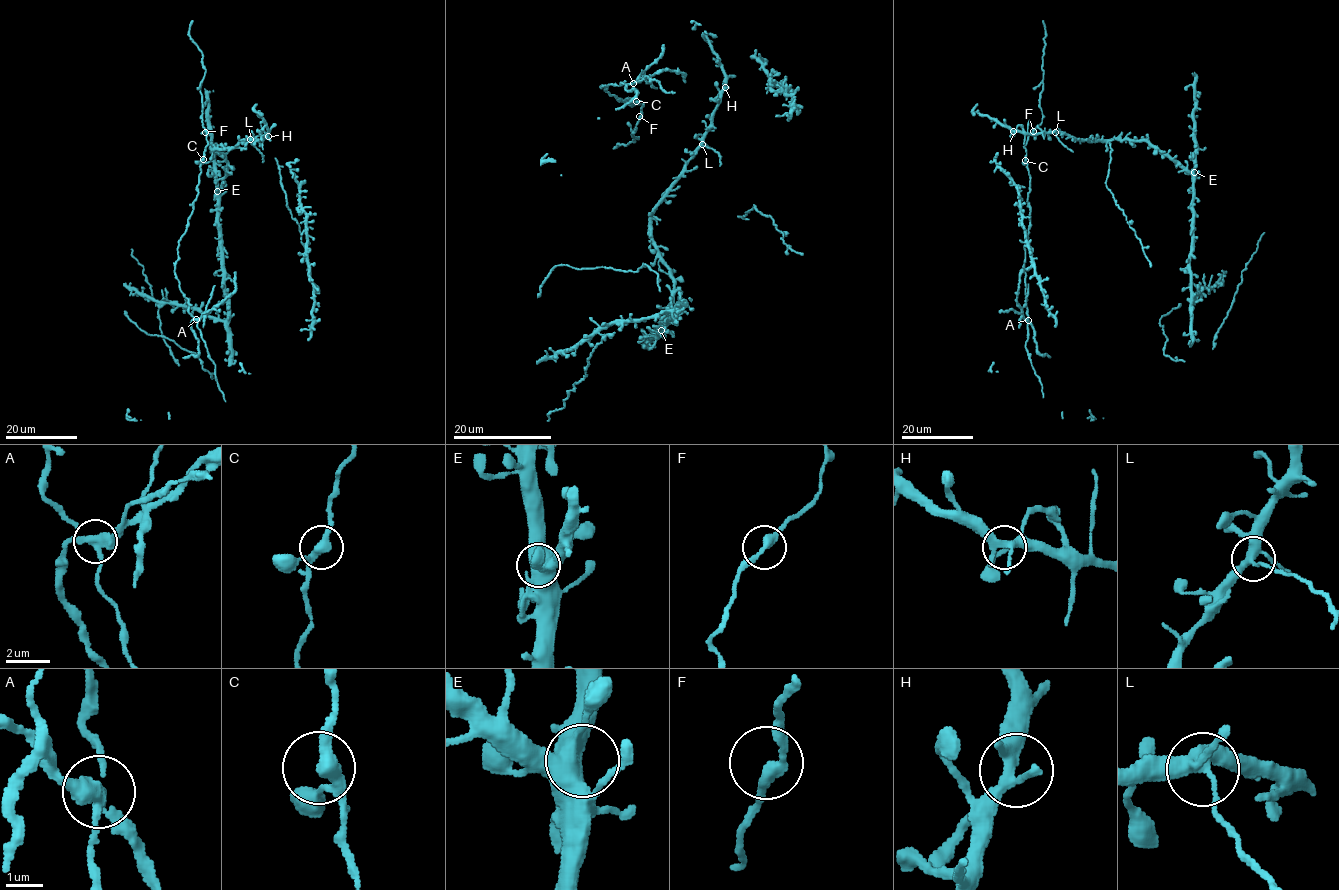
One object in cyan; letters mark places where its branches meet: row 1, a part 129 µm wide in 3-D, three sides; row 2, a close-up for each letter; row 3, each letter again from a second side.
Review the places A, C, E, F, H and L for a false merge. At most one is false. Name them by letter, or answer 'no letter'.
A

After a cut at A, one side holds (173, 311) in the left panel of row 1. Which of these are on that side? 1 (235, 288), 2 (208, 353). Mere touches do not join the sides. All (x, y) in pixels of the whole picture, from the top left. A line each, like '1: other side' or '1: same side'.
1: other side
2: same side

